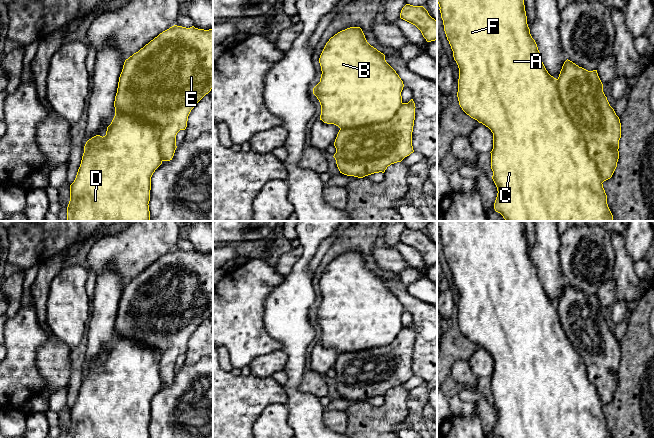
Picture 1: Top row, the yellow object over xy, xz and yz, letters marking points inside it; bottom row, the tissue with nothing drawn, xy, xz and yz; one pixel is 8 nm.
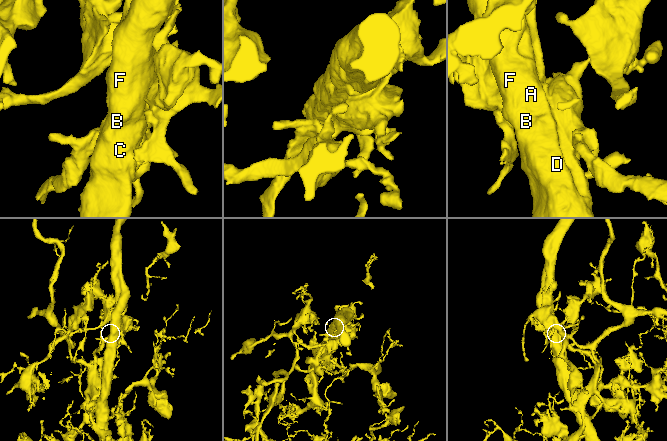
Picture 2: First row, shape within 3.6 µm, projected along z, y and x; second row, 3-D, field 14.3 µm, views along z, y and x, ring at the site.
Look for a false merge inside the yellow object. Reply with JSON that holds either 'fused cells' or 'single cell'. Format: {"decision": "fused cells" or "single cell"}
{"decision": "fused cells"}

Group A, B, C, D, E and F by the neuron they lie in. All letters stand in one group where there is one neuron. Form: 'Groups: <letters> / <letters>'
Groups: A B C D F / E

